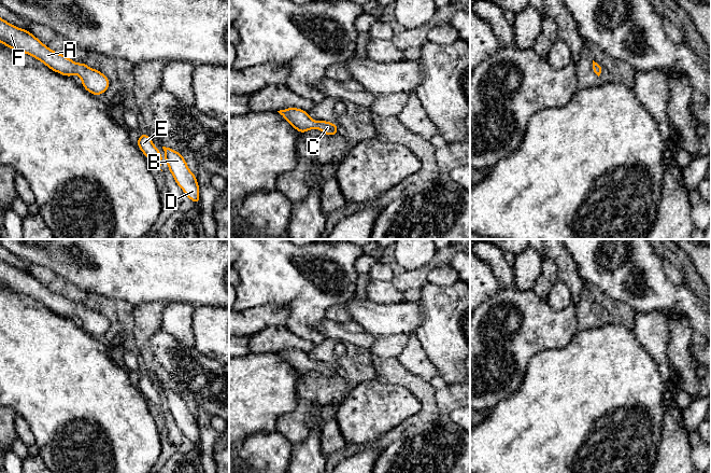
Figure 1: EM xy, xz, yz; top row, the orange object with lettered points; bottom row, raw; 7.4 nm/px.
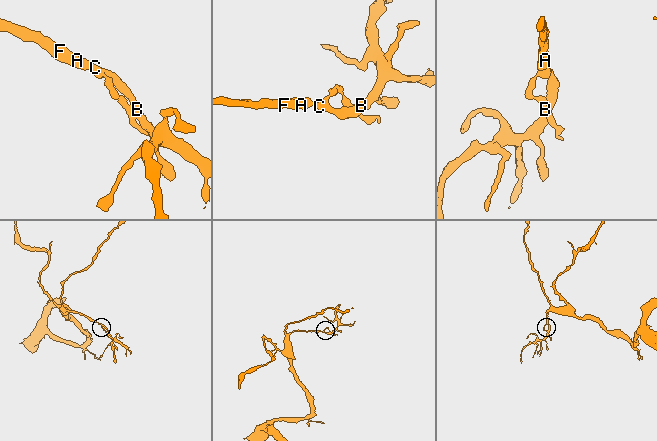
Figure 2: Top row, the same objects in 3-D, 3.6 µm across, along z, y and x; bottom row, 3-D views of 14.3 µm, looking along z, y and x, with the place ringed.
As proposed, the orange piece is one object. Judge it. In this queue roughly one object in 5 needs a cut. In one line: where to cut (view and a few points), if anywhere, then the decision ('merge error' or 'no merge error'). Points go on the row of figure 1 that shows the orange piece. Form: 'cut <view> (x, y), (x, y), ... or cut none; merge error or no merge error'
cut none; no merge error

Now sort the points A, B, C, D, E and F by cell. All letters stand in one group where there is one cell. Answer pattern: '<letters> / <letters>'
A B C D E F

